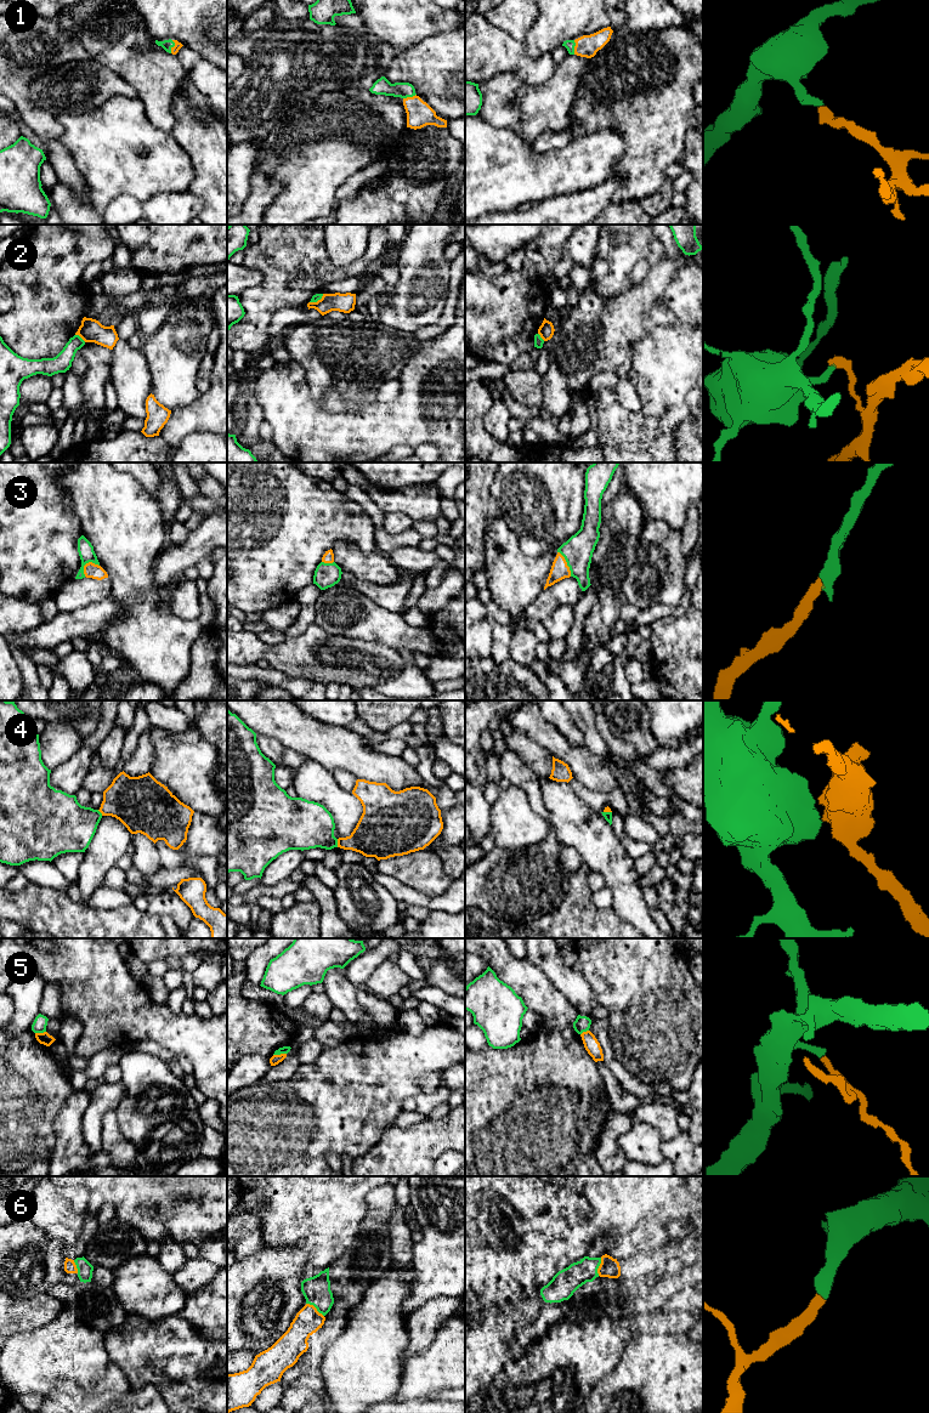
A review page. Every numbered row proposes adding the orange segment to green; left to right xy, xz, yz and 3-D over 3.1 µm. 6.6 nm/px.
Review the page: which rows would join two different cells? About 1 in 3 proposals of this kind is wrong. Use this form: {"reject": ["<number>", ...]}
{"reject": ["2", "4", "5"]}

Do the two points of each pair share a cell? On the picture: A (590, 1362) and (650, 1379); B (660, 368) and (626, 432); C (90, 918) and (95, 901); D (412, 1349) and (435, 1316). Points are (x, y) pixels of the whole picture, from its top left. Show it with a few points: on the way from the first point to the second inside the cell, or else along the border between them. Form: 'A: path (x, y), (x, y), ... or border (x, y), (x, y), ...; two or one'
A: border (627, 1343), (616, 1366), (592, 1386); two
B: path (660, 385), (660, 404), (643, 421); one
C: border (67, 894), (75, 902), (92, 907), (122, 907); two
D: path (419, 1340), (421, 1329), (426, 1324); one

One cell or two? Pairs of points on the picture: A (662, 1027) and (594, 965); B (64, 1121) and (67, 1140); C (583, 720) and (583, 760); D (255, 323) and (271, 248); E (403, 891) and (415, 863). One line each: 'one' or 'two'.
A: one
B: one
C: two
D: one
E: two

